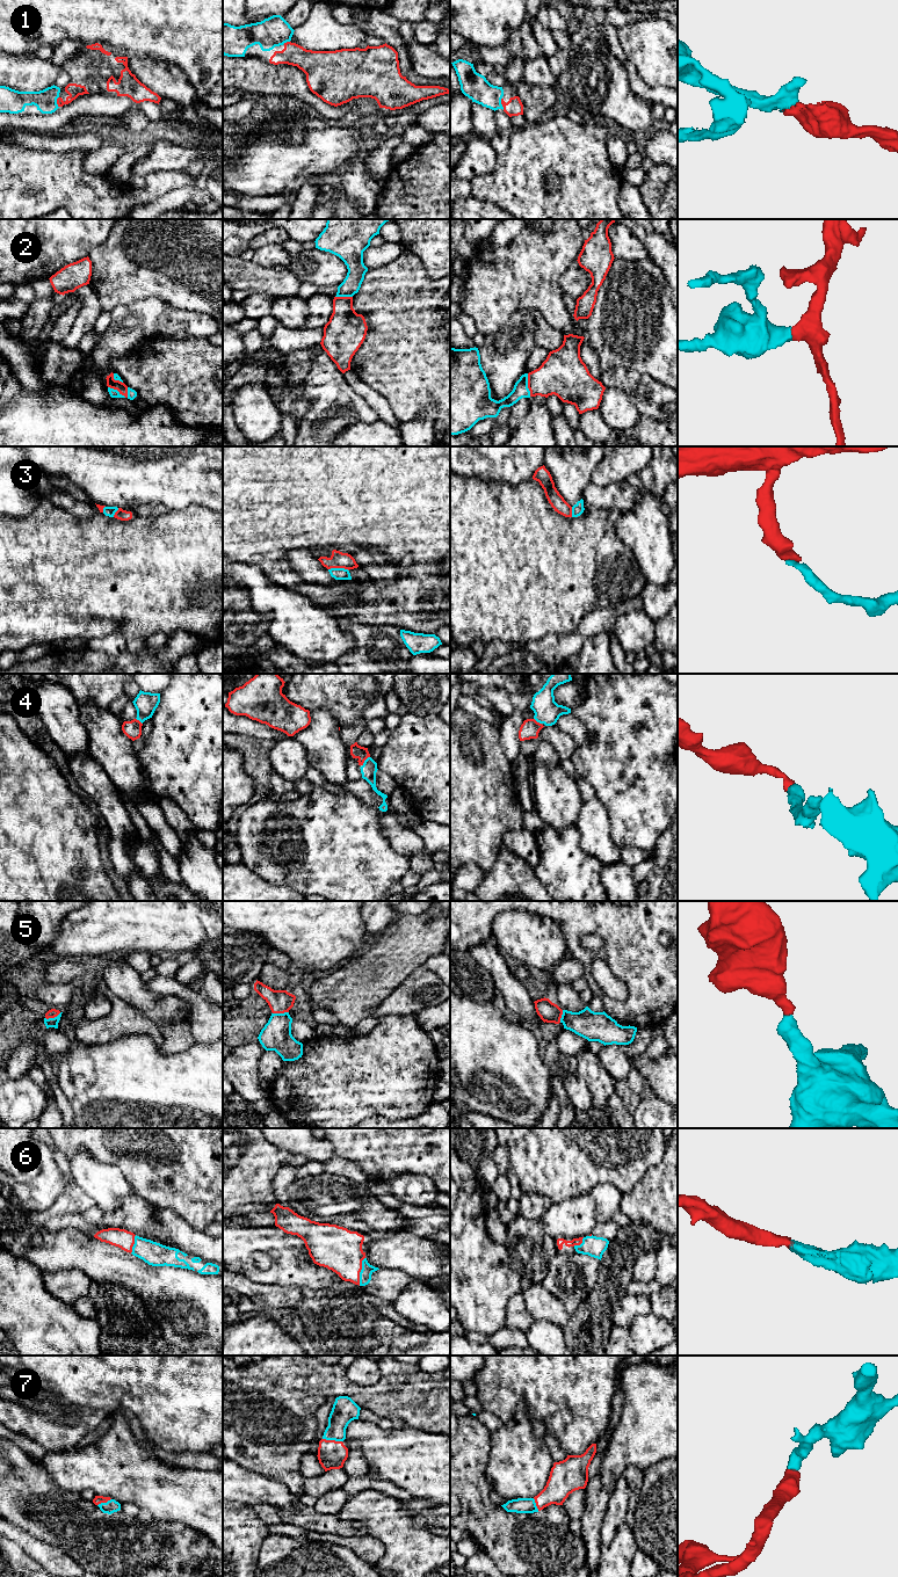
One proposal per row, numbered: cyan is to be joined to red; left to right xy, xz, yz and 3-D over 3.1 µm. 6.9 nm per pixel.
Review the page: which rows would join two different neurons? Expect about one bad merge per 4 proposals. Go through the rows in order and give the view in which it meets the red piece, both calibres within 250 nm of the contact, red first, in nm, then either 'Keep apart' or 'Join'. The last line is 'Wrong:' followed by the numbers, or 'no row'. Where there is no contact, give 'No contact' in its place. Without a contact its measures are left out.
1: Touches red in yz. Thickness 120 nm (red) against 180 nm. Join
2: Touches red in xy. Thickness 70 nm (red) against 60 nm. Join
3: Touches red in xz. Thickness 120 nm (red) against 80 nm. Join
4: Touches red in xz. Thickness 90 nm (red) against 110 nm. Join
5: Touches red in xz. Thickness 160 nm (red) against 220 nm. Join
6: Touches red in xz. Thickness 300 nm (red) against 80 nm. Join
7: Touches red in xz. Thickness 200 nm (red) against 170 nm. Join
Wrong: no row

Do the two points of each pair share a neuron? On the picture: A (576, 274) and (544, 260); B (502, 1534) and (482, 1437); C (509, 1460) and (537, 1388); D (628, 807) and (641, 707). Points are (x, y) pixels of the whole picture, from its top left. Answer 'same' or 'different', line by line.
A: different
B: same
C: different
D: same

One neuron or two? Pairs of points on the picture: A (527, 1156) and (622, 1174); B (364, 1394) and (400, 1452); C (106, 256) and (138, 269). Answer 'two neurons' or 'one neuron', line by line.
A: one neuron
B: two neurons
C: one neuron

